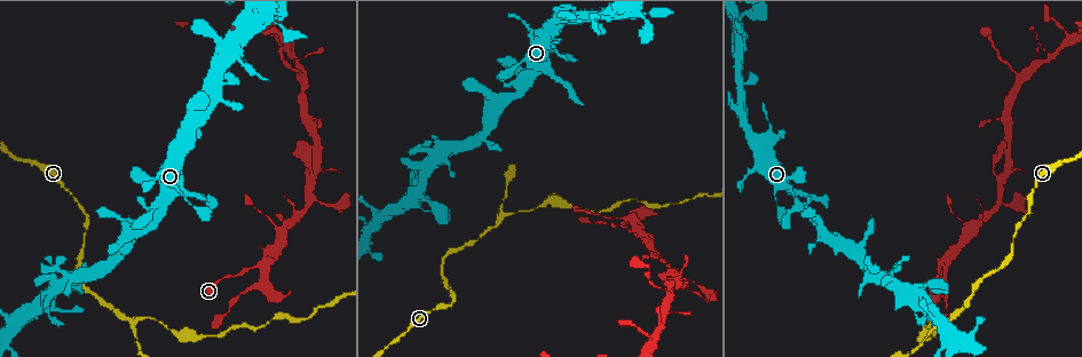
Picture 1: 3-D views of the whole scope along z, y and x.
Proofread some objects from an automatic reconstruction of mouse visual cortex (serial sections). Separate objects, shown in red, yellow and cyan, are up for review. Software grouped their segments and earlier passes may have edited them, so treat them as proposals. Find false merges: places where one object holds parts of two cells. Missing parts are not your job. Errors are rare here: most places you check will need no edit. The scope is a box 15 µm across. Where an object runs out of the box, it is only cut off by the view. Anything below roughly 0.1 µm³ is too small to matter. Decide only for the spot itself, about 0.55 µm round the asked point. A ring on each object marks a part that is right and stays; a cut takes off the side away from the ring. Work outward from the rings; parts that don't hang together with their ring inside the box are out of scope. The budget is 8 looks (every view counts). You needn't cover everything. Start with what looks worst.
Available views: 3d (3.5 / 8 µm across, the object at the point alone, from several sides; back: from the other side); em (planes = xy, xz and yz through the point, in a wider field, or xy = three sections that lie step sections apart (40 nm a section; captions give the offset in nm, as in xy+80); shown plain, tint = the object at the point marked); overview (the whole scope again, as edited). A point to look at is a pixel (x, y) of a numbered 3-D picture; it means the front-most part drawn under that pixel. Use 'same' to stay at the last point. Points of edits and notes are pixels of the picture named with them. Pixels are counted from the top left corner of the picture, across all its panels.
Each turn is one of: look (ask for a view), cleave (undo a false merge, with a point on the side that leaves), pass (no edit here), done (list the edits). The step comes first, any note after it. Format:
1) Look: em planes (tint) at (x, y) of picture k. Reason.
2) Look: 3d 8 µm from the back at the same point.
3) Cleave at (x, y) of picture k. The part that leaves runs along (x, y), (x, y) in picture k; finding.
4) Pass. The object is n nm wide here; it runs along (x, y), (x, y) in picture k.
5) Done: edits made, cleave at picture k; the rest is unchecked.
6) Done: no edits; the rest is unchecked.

Look: 3d 3.5 µm at (261, 266) of picture 1. Abrupt turn.

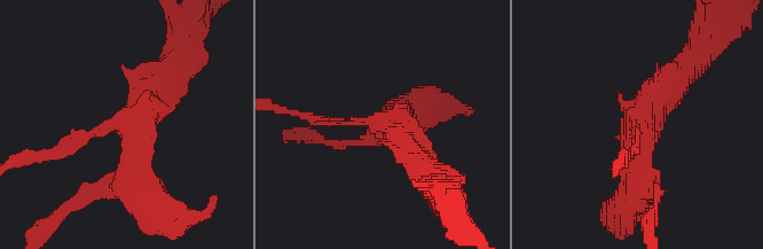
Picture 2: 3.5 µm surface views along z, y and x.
Look: em planes (tint) at (128, 125) of picture 2.

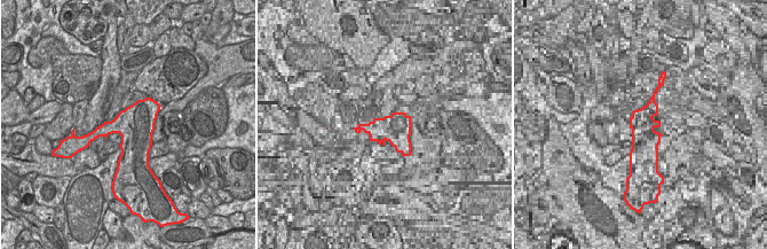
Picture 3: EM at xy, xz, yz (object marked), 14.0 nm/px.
Look: em xy step 3 (tint) at the same point.

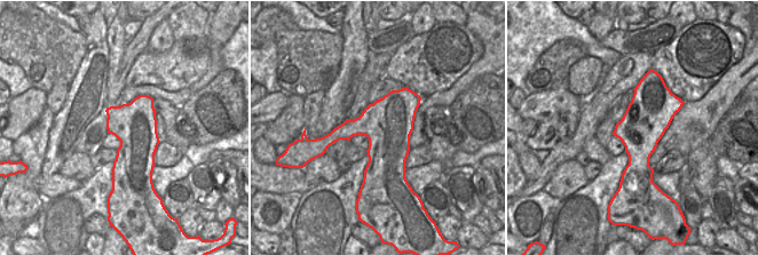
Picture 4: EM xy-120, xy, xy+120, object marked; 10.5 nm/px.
Pass. The object is 550 nm wide here; it runs along (57, 150), (138, 119), (163, 74) in picture 2; continuous, no second cell.

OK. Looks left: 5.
Look: 3d 8 µm at (301, 80) of picture 1. Sharp bend.

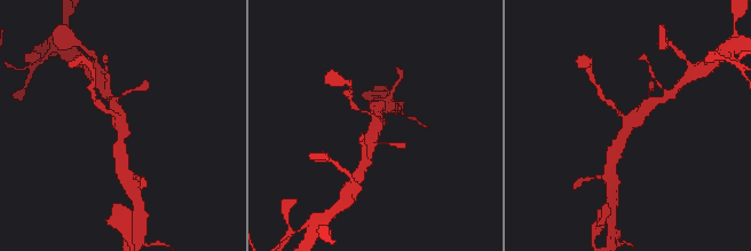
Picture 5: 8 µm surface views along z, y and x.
Look: 3d 3.5 µm at (632, 127) of picture 5. Zoom in.

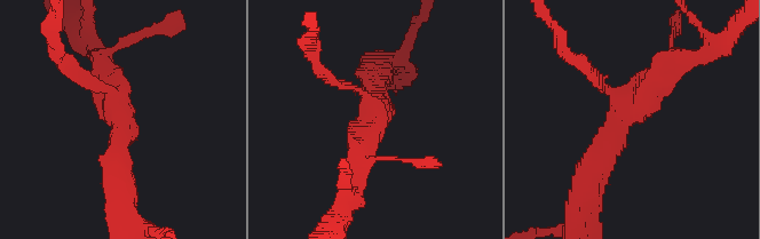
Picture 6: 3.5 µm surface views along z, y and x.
Look: em xy step 2 (tint) at (374, 114) of picture 6. 3 arms meet here; the arms are 150, 300, 350 nm wide.

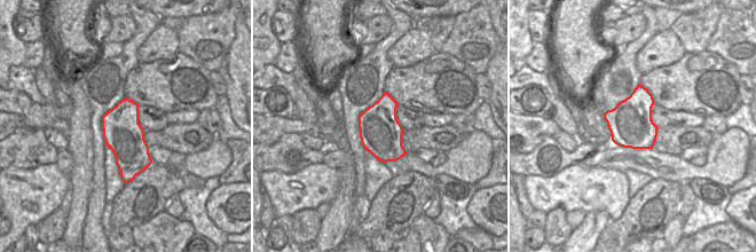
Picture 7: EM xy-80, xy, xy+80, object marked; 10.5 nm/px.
Pass. The object is 440 nm wide here; it runs along (590, 176), (622, 120), (678, 57) in picture 6; continuous, no second cell.

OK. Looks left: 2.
Look: 3d 3.5 µm at (652, 345) of picture 1. Sharp bend.

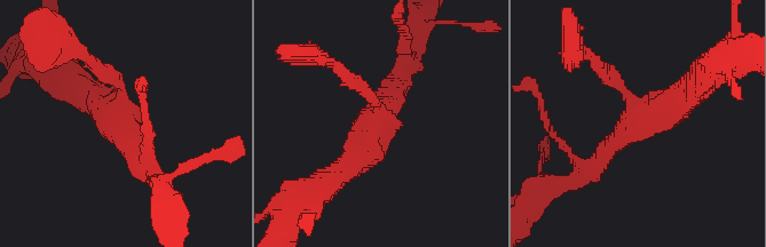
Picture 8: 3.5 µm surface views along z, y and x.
Look: em xy step 5 (tint) at (122, 118) of picture 8. 3 arms meet here; the arms are 200, 250, 450 nm wide.

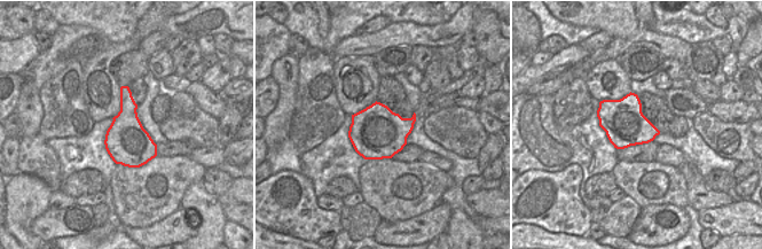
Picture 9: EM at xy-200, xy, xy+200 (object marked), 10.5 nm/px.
Pass. It runs along (587, 173), (634, 120), (691, 92) in picture 8; one cell here.

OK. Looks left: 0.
Done: no edits; the rest is unchecked.

